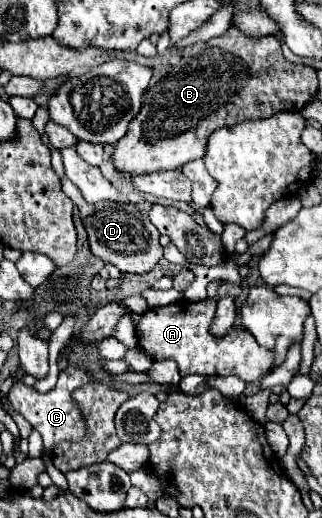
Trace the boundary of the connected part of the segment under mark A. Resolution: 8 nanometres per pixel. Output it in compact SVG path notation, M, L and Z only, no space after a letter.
M216 299L204 301L176 301L166 307L156 307L144 313L142 321L136 327L140 347L152 359L174 359L178 361L180 375L198 373L204 377L212 375L236 375L242 381L260 381L274 369L274 355L258 345L258 341L246 331L246 327L230 327L230 331L222 337L214 337L210 333L210 325L216 317Z

